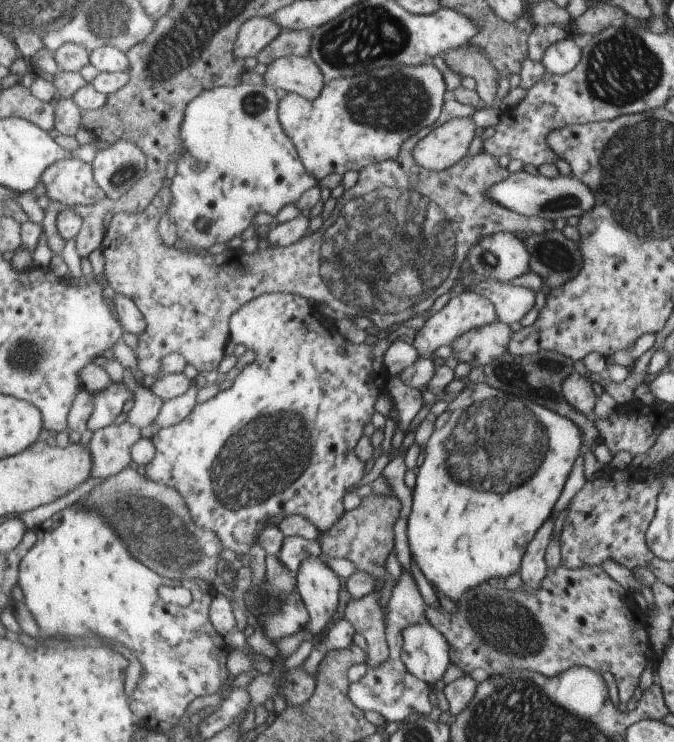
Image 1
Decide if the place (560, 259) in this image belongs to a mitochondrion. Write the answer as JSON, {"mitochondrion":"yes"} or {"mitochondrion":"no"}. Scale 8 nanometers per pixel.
{"mitochondrion":"yes"}

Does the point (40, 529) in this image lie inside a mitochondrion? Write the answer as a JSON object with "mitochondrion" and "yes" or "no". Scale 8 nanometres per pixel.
{"mitochondrion":"no"}

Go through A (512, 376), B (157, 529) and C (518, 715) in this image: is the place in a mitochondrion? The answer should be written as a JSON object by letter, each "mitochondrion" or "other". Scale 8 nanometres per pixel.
{"A":"mitochondrion","B":"mitochondrion","C":"mitochondrion"}

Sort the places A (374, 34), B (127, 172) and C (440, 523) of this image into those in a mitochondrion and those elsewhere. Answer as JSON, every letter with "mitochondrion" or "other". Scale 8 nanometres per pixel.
{"A":"mitochondrion","B":"mitochondrion","C":"other"}

